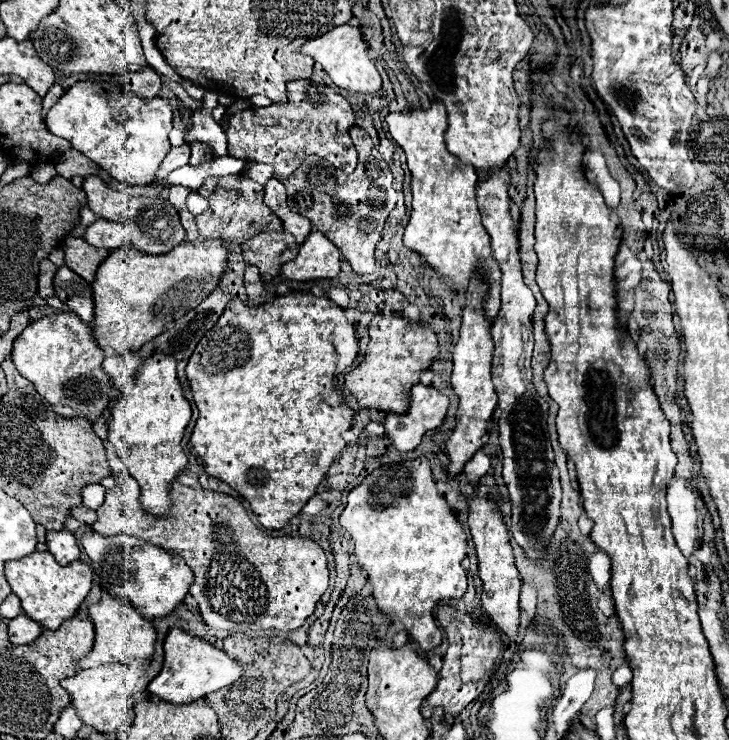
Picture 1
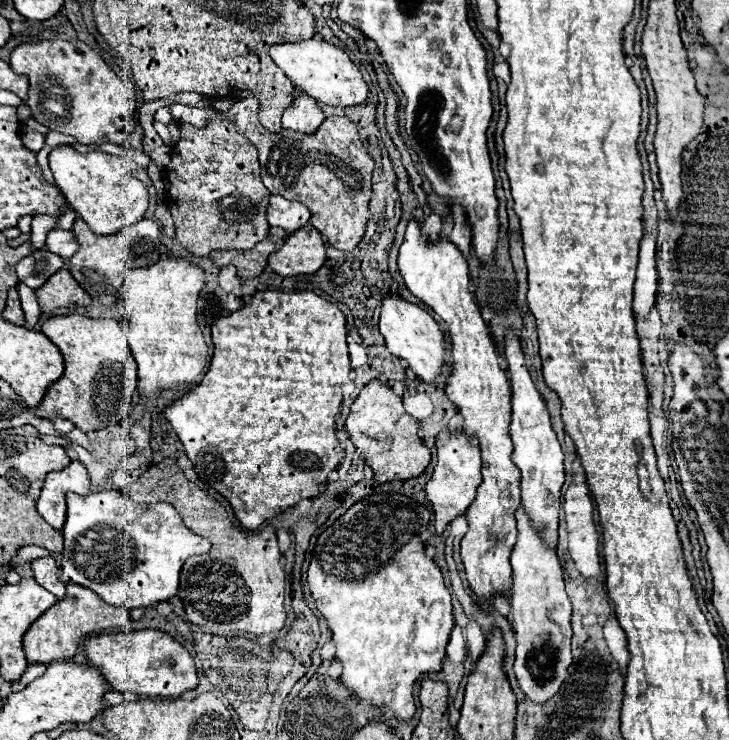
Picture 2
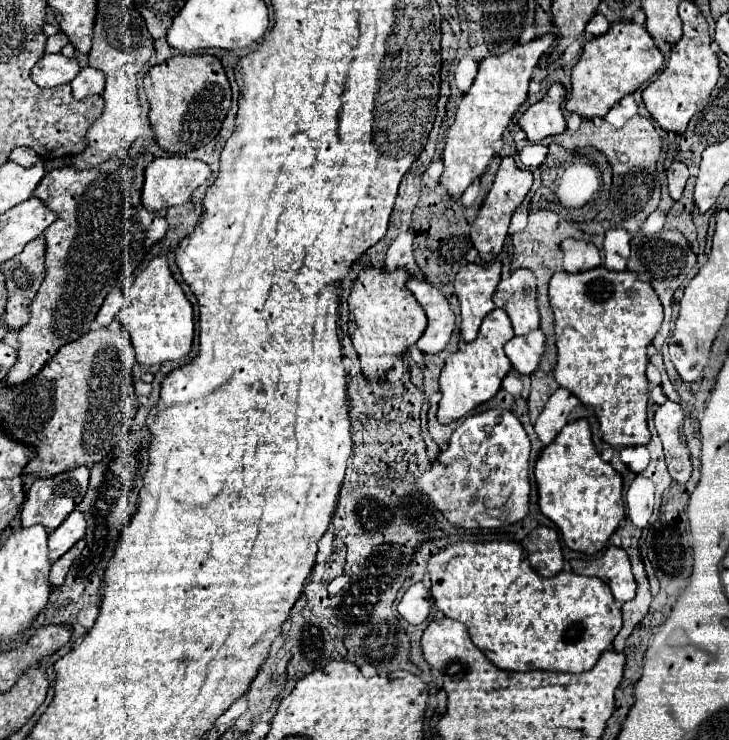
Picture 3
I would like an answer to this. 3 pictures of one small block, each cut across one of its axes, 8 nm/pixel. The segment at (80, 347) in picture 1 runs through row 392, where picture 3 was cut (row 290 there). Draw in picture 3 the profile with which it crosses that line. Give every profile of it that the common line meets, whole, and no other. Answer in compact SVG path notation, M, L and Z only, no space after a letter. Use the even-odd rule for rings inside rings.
M110 158L110 162L104 162L90 170L74 170L70 166L56 168L46 172L46 178L42 178L38 190L34 192L36 198L40 198L50 210L58 214L58 220L50 224L44 232L46 238L46 278L32 302L30 308L30 322L18 332L20 348L18 348L18 362L12 366L8 376L4 378L8 384L20 384L30 380L42 366L58 352L60 346L78 340L86 332L90 332L90 324L96 318L96 312L100 310L104 298L112 288L116 288L120 268L126 262L142 260L150 246L158 242L166 230L168 222L154 212L146 212L146 208L140 202L140 190L144 182L144 164L140 166L126 162L124 158Z

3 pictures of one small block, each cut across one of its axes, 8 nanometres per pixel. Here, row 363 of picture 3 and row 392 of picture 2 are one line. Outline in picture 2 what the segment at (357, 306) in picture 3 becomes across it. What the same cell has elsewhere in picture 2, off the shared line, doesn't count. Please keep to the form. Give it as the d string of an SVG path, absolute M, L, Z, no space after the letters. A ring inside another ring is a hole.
M370 380L362 388L358 398L350 406L350 416L344 428L350 434L354 446L364 454L366 464L374 470L376 482L408 480L420 476L430 464L430 450L418 436L418 420L404 410L402 398L396 396L394 390L380 380Z

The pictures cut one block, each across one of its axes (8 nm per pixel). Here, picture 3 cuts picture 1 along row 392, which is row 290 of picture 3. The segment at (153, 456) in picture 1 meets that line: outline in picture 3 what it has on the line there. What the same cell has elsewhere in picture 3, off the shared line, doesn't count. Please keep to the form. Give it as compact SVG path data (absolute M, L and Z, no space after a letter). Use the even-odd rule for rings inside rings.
M164 256L150 260L150 264L134 278L126 298L128 300L118 312L116 320L134 344L136 360L140 364L156 366L166 360L180 360L190 352L194 338L194 310L180 284L172 278Z

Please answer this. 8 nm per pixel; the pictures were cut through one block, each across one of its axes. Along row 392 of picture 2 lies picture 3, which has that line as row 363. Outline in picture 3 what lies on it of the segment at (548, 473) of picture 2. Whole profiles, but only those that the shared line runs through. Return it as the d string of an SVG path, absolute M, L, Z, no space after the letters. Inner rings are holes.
M534 330L528 336L514 336L506 342L504 352L520 374L532 374L546 352L546 336L542 330Z

